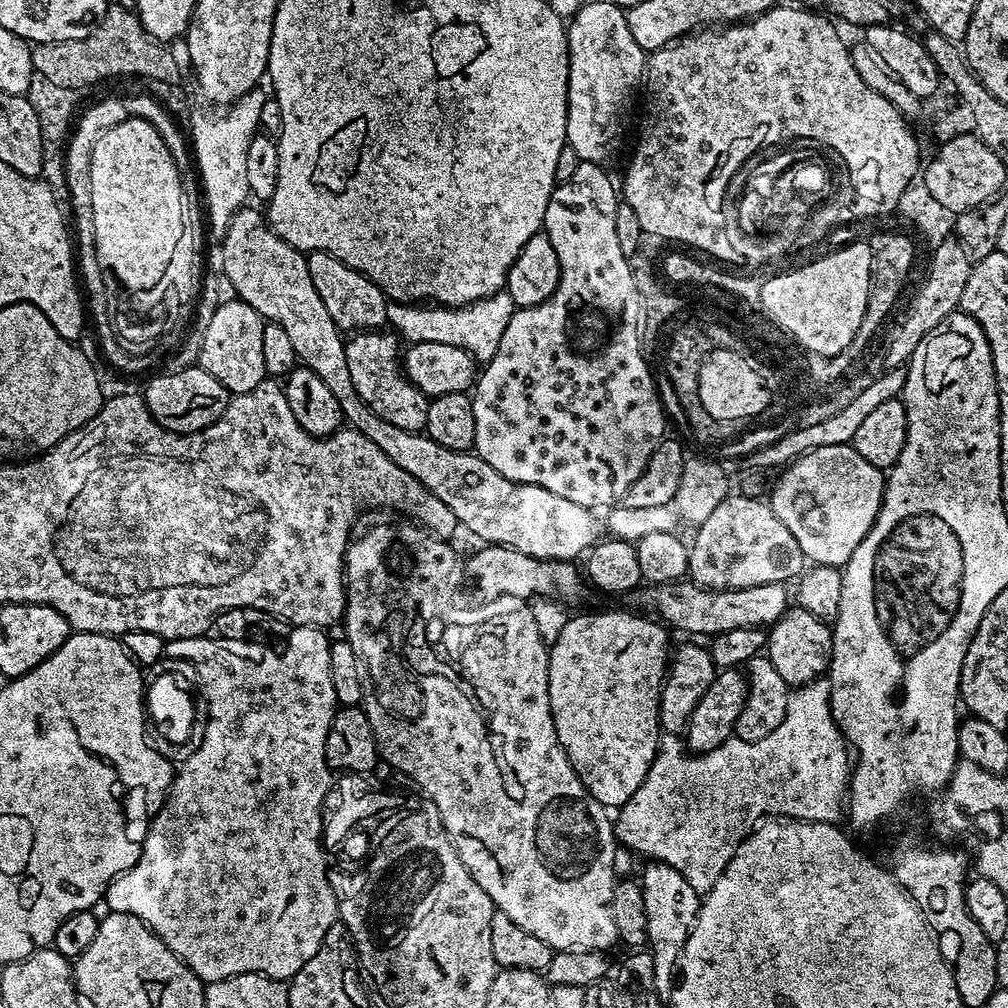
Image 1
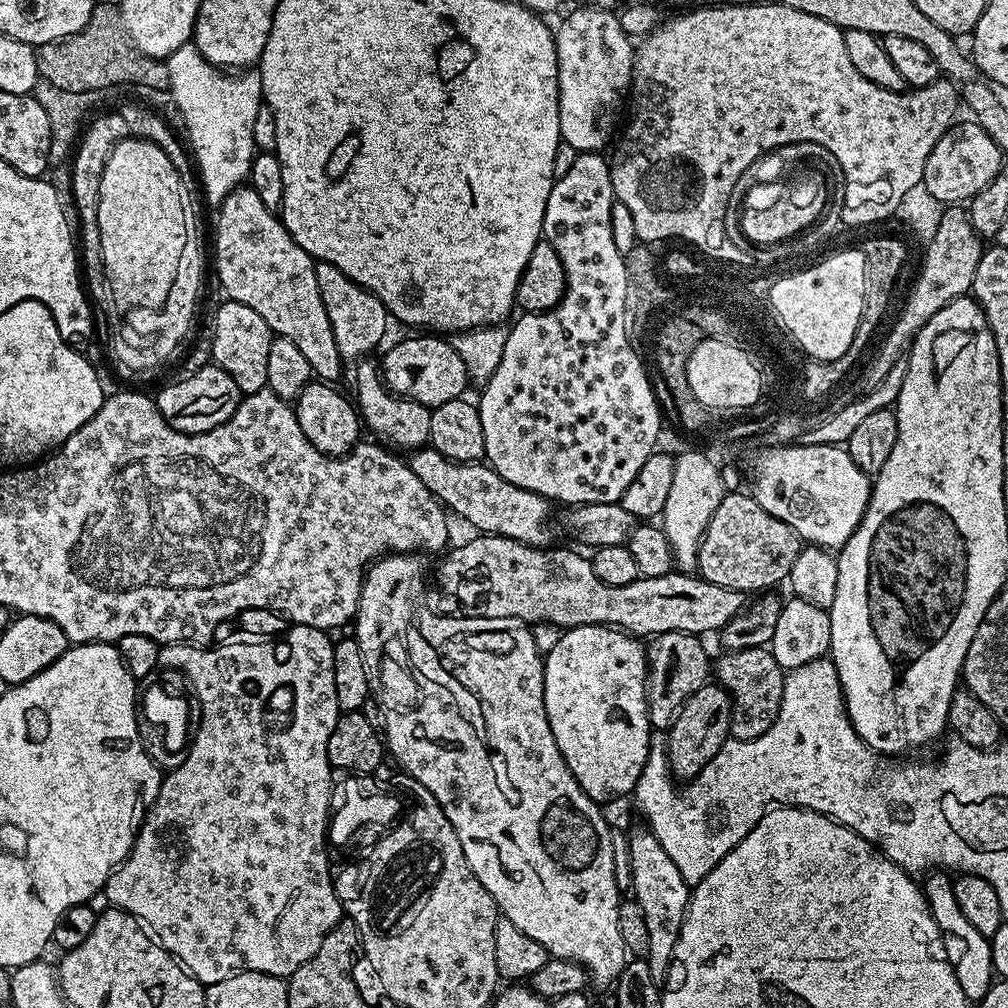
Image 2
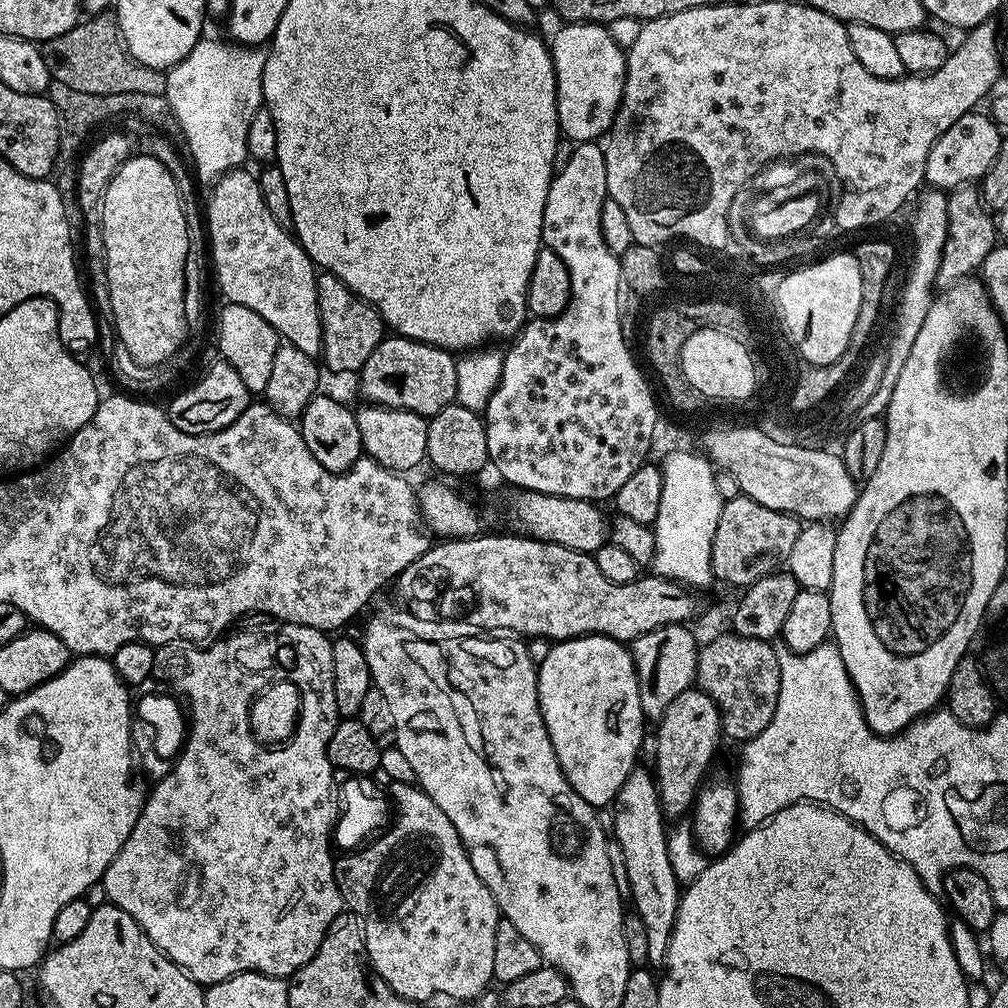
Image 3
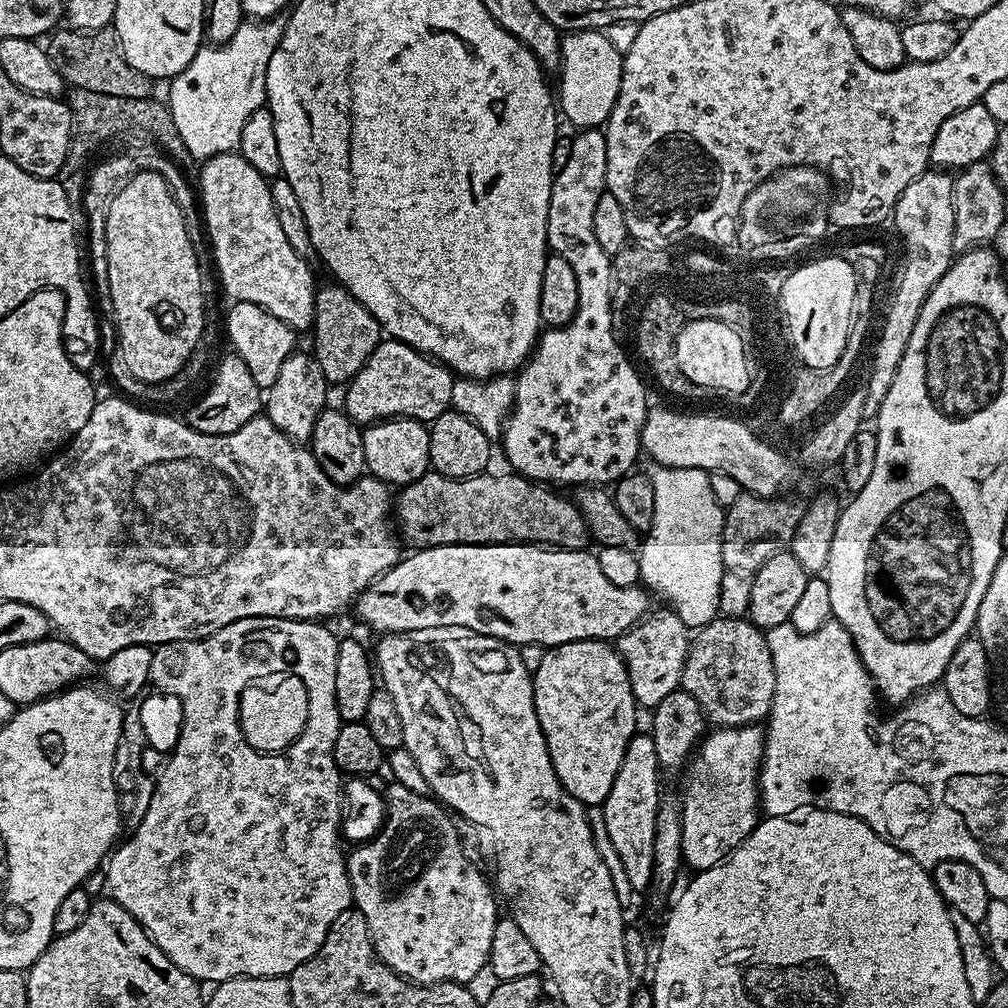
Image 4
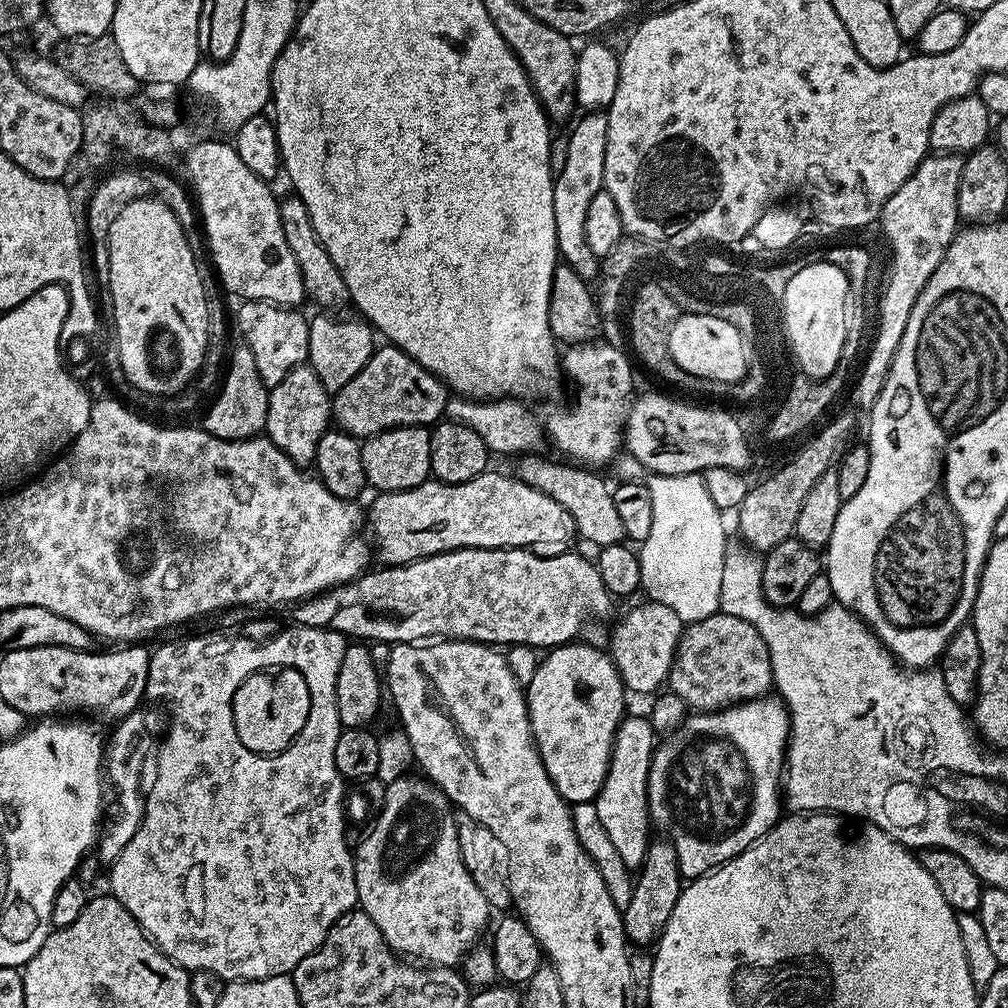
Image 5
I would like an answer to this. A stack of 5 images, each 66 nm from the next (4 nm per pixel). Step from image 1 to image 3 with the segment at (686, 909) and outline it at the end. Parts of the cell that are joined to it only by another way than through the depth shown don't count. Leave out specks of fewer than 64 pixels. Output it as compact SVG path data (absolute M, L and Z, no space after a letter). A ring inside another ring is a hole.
M643 766L633 768L630 778L626 778L626 782L622 782L622 790L616 795L614 801L614 809L616 813L612 816L612 828L614 839L622 848L622 855L626 864L626 877L629 882L630 904L634 907L635 915L642 918L643 924L646 925L646 943L649 944L648 964L654 966L663 965L664 955L668 949L668 943L672 937L674 930L674 922L678 914L678 906L680 905L680 897L682 895L682 885L674 874L674 866L670 862L670 854L668 853L668 832L664 823L666 817L660 811L660 793L656 790L656 782L651 771L648 772Z

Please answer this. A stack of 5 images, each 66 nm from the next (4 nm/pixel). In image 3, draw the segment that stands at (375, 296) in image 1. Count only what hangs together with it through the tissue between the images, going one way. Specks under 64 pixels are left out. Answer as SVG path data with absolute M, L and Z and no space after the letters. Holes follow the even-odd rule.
M321 271L316 277L316 293L318 294L318 310L322 322L322 364L325 369L332 372L359 373L362 366L366 366L366 358L374 354L374 350L386 339L386 325L384 319L378 314L374 306L367 304L361 296L354 294L342 278L334 274Z

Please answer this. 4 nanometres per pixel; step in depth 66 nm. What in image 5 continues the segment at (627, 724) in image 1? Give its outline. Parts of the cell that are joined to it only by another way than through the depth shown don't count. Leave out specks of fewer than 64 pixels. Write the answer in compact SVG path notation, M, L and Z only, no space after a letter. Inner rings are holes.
M580 643L551 649L539 661L526 687L536 749L558 794L572 806L595 801L608 773L616 731L626 715L626 689L611 655L605 649Z

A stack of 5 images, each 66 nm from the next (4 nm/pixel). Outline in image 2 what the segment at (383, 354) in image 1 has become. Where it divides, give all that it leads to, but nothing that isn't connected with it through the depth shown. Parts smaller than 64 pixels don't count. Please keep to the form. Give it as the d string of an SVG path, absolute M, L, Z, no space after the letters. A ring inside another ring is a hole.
M365 358L355 365L356 368L356 396L354 403L360 413L365 429L373 432L375 439L381 445L392 450L408 448L415 450L428 444L430 434L430 418L432 409L422 406L418 402L406 399L405 396L396 396L385 386L380 369L372 360Z

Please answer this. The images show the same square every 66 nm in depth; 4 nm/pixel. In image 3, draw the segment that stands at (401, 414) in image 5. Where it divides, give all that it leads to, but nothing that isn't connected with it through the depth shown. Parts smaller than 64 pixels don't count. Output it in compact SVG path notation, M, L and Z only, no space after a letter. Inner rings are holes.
M389 335L366 358L366 366L358 373L360 392L367 403L381 408L401 408L430 418L453 403L458 390L457 357L444 348L407 340L405 336Z

